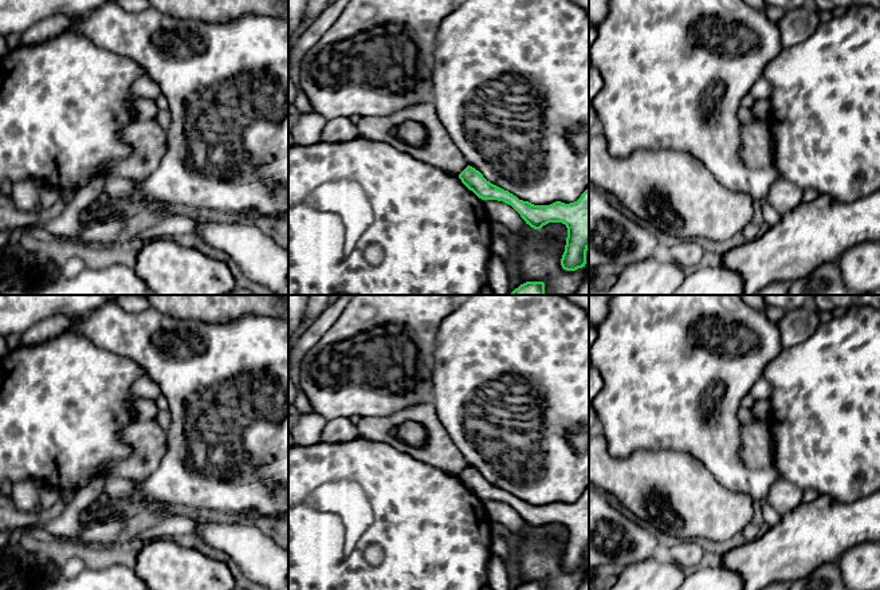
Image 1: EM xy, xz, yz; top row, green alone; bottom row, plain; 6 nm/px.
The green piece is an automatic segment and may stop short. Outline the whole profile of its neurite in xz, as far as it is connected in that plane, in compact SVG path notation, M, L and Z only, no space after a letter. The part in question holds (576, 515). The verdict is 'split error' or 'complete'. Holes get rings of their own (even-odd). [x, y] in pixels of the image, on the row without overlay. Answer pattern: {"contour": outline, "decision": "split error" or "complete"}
{"contour": "M470 465L459 475L459 479L479 499L498 500L511 506L534 530L541 530L549 523L565 524L567 538L561 566L566 571L585 567L589 548L589 488L577 502L570 504L555 502L550 506L534 506L491 484Z", "decision": "complete"}

